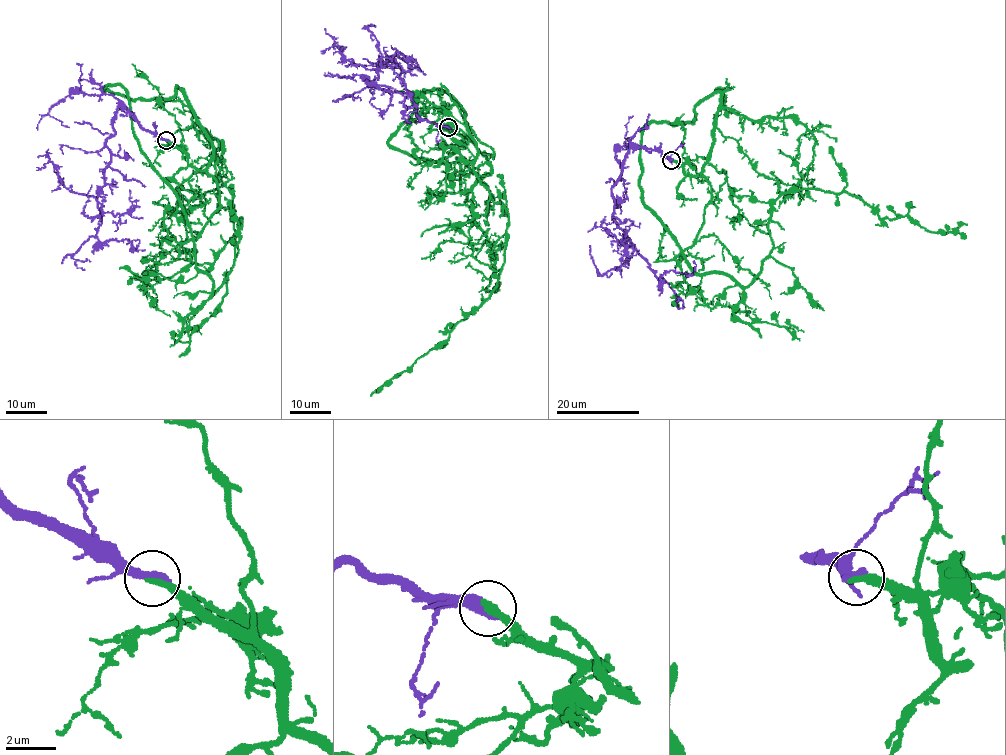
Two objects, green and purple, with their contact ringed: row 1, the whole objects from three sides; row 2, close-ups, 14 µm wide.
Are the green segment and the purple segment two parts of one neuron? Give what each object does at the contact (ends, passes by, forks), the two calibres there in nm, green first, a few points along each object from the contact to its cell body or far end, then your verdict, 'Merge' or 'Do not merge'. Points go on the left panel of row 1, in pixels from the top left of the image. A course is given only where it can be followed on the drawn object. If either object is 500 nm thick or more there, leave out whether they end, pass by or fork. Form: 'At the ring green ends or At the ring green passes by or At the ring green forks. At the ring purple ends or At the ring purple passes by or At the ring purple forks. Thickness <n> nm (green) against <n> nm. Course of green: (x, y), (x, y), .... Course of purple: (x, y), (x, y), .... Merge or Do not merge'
At the ring green ends. At the ring purple ends. Thickness 280 nm (green) against 480 nm. Course of green: (166, 141), (211, 161), (178, 87), (101, 88), (211, 296), (232, 269), (239, 222), (212, 264), (119, 269). Course of purple: (166, 140), (118, 108), (96, 231), (101, 242), (124, 239), (134, 251), (139, 242), (133, 240). Merge

